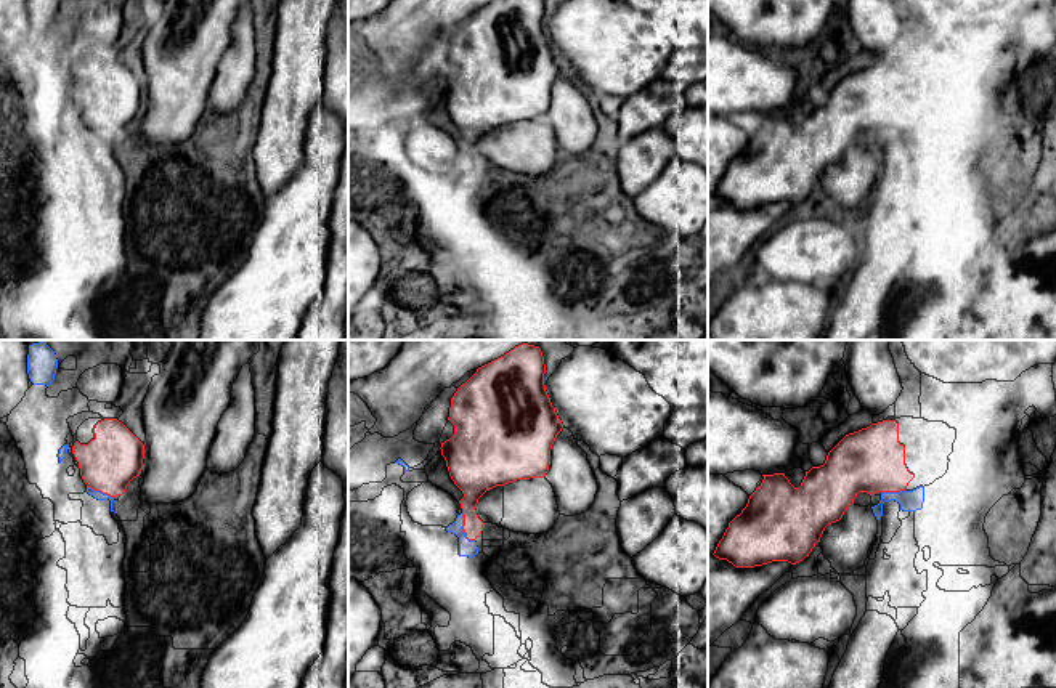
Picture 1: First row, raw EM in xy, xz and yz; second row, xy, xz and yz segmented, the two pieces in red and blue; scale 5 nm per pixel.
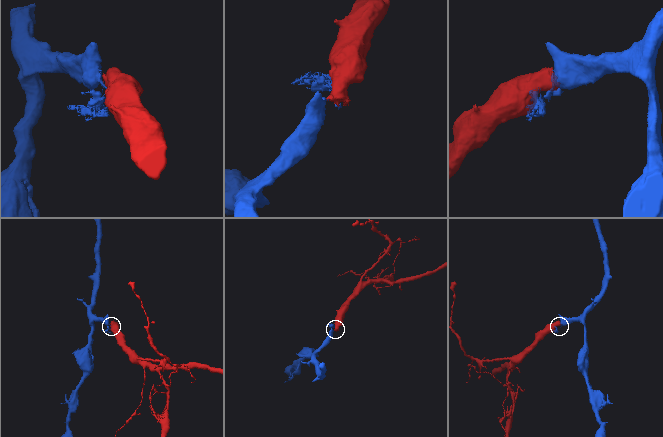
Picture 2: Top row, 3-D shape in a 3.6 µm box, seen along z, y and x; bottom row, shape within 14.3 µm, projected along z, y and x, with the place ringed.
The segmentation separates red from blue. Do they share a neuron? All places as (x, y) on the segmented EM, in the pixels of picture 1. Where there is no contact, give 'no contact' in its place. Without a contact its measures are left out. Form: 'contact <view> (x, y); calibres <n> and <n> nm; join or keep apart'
contact xz (463, 528); calibres 170 and 80 nm; join

